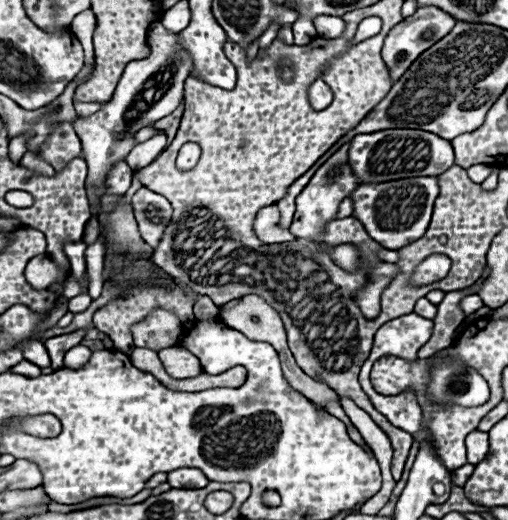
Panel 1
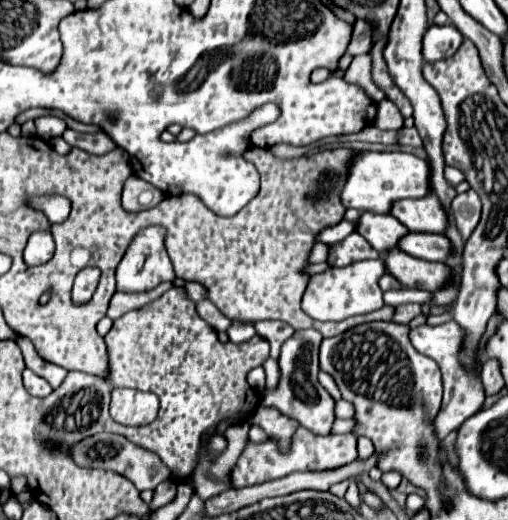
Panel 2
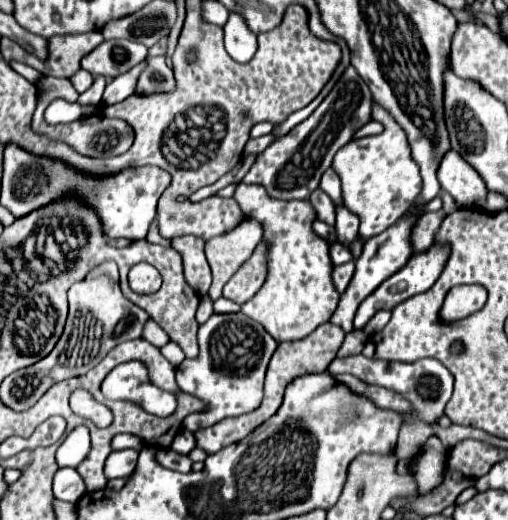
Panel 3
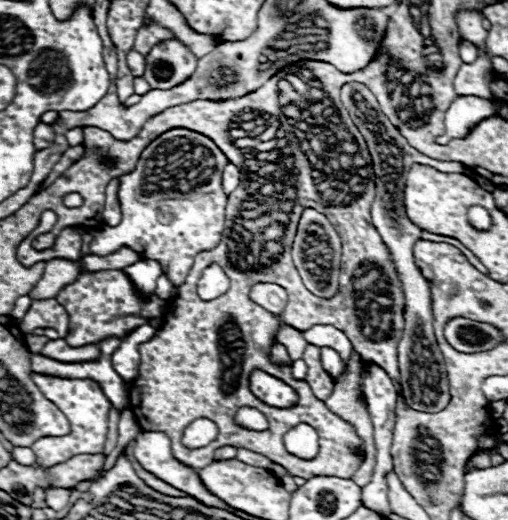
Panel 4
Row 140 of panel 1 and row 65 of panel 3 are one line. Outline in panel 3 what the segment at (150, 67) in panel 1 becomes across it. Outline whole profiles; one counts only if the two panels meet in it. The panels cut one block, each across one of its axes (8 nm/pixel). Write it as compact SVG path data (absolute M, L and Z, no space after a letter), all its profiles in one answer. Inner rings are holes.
M104 40L82 58L82 68L92 76L116 78L146 58L148 50L132 40Z

